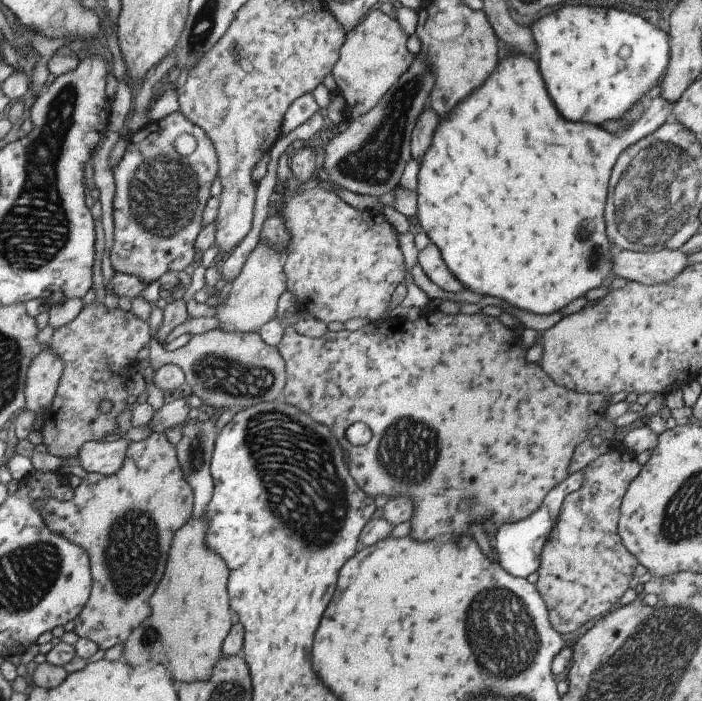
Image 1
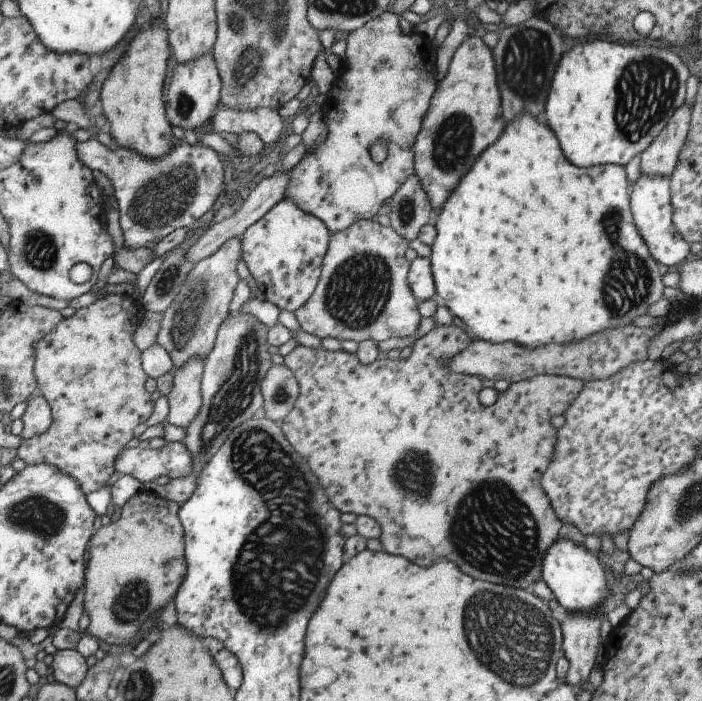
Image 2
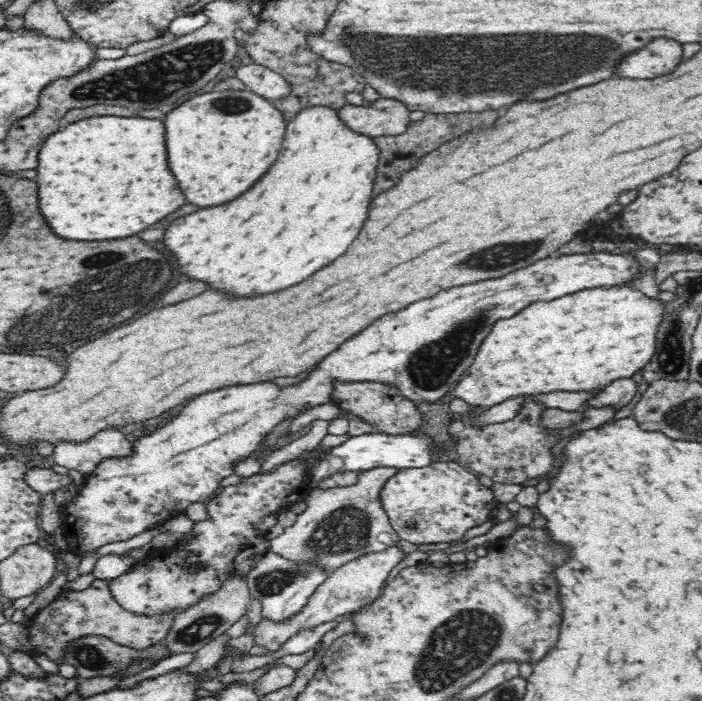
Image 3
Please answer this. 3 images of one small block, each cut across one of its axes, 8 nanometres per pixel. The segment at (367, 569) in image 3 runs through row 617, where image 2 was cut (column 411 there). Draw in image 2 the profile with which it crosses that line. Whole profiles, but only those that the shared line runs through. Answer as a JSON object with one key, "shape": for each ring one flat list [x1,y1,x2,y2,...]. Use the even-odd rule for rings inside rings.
{"shape":[[361,219,340,232,331,232,328,250,326,251,321,276,318,284,300,309,294,312,300,328,319,339,330,337,336,340,390,340,390,338,410,338,416,336,420,328,420,312,417,300,408,286,410,262,405,253,408,242,392,226,383,226,372,219]]}

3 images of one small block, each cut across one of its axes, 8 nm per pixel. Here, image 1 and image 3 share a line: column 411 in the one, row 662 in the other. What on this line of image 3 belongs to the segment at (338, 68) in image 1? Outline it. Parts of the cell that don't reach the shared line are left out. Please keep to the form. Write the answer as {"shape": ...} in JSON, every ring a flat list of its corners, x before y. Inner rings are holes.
{"shape":[[94,579,85,590,64,589,53,602,39,610,28,624,27,641,19,648,20,652,32,656,42,654,54,662,64,664,64,656,68,644,82,636,105,636,116,644,133,649,145,649,160,643,172,628,176,613,160,613,159,615,137,615,122,608,113,598,108,579]]}

